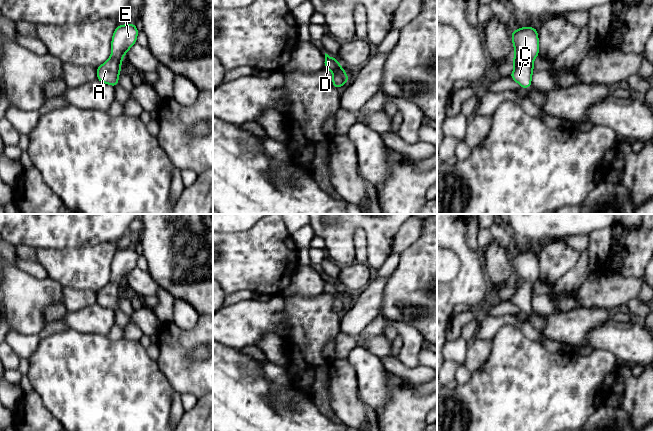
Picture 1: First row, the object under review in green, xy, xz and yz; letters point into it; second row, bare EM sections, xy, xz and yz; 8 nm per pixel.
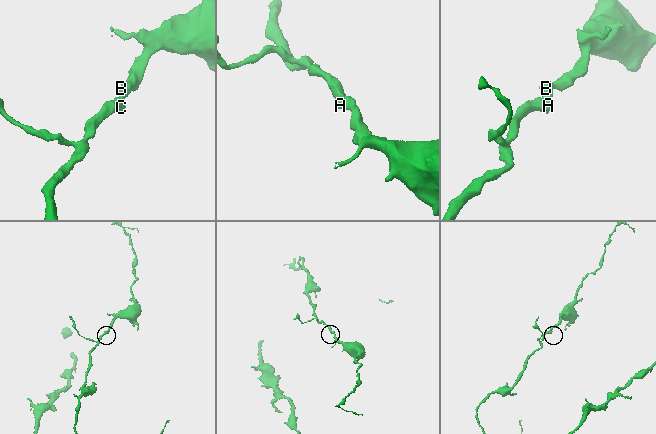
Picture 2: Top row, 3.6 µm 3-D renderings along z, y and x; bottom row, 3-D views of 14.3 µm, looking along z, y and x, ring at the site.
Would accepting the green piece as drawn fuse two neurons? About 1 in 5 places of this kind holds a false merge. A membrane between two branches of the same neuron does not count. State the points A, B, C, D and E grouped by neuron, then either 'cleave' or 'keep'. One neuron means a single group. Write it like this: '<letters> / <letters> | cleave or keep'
A B C D E | keep

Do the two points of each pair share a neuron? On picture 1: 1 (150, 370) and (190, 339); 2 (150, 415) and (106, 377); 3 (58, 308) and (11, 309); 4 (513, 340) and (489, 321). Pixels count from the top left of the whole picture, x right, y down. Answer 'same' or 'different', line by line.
1: different
2: same
3: different
4: different

